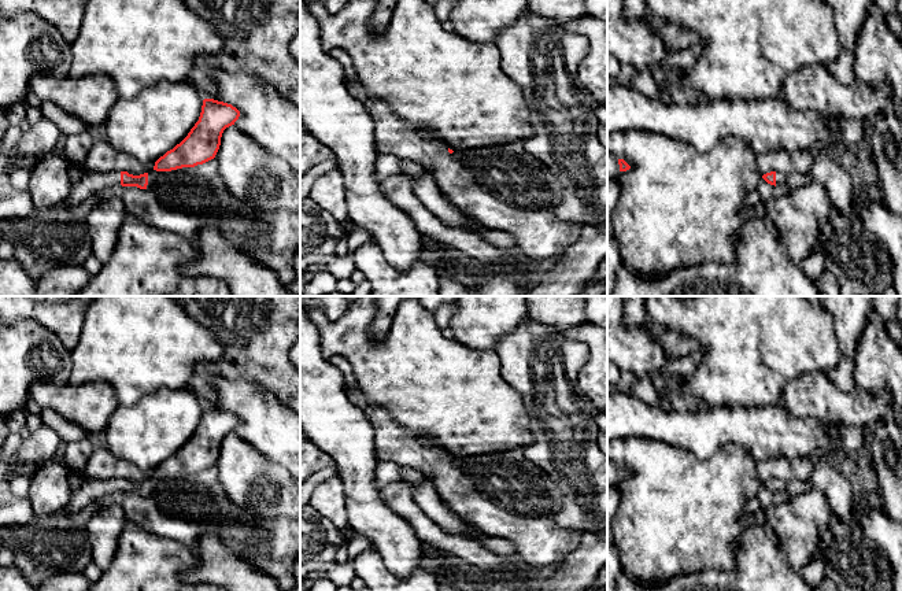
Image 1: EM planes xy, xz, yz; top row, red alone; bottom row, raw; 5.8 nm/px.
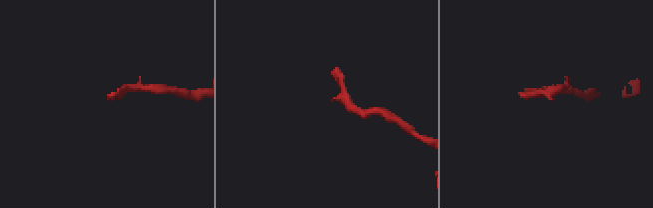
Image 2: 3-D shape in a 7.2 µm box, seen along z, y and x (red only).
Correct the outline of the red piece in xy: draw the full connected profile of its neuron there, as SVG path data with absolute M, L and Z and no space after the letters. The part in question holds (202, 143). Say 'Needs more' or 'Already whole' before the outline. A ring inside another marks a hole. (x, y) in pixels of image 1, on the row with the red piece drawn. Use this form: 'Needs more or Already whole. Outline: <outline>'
Already whole. Outline: M204 99L199 121L180 144L155 162L154 170L171 171L195 167L214 159L223 130L234 125L239 117L240 111L232 104Z

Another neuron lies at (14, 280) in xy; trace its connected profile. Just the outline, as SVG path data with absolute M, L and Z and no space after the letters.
M0 259L0 296L37 296L36 280L15 259Z

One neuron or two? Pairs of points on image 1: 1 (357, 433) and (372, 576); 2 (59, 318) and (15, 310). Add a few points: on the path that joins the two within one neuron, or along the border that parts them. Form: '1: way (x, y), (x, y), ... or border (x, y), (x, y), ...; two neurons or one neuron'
1: border (372, 549), (394, 573); two neurons
2: way (48, 310), (26, 310); one neuron

